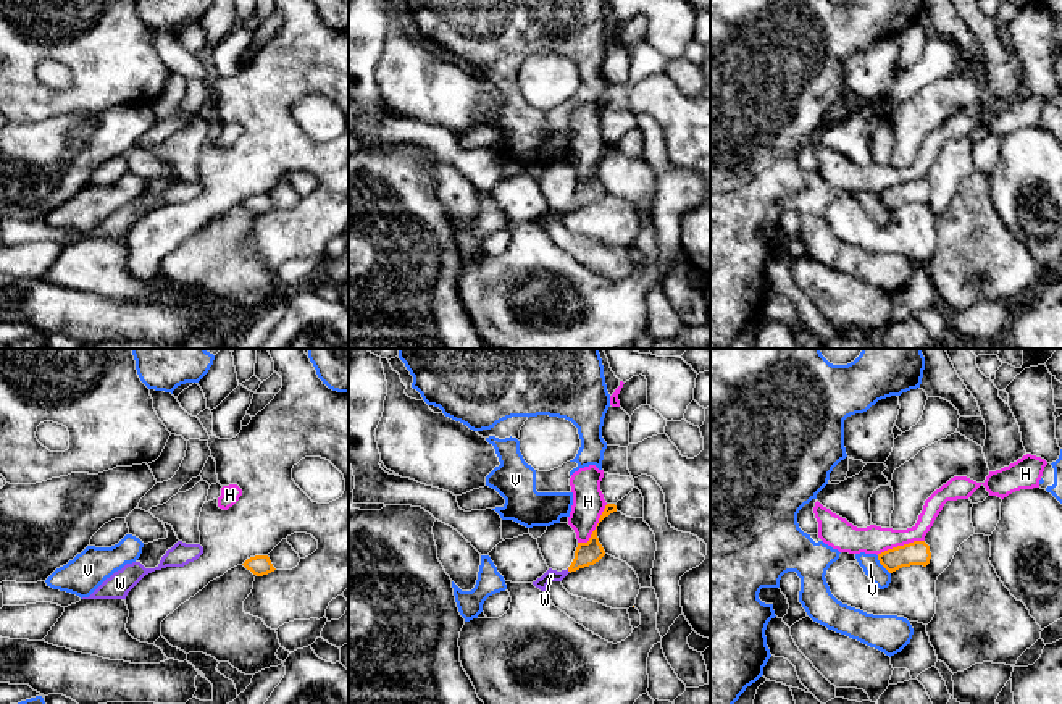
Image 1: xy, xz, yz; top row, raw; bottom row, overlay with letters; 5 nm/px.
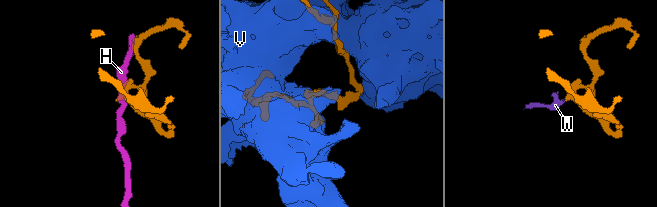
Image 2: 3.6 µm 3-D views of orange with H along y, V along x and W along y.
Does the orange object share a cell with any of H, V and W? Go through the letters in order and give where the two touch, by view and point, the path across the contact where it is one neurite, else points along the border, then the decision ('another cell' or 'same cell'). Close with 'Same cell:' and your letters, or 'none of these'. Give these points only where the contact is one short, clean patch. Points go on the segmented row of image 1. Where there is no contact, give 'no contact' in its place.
H: xz (596, 527) | along xz (607, 504), (591, 536), (578, 543) | another cell
V: yz (882, 564) | another cell
W: xz (568, 570) | across xz (586, 554), (568, 570), (560, 575), (551, 575) | same cell
Same cell: W

